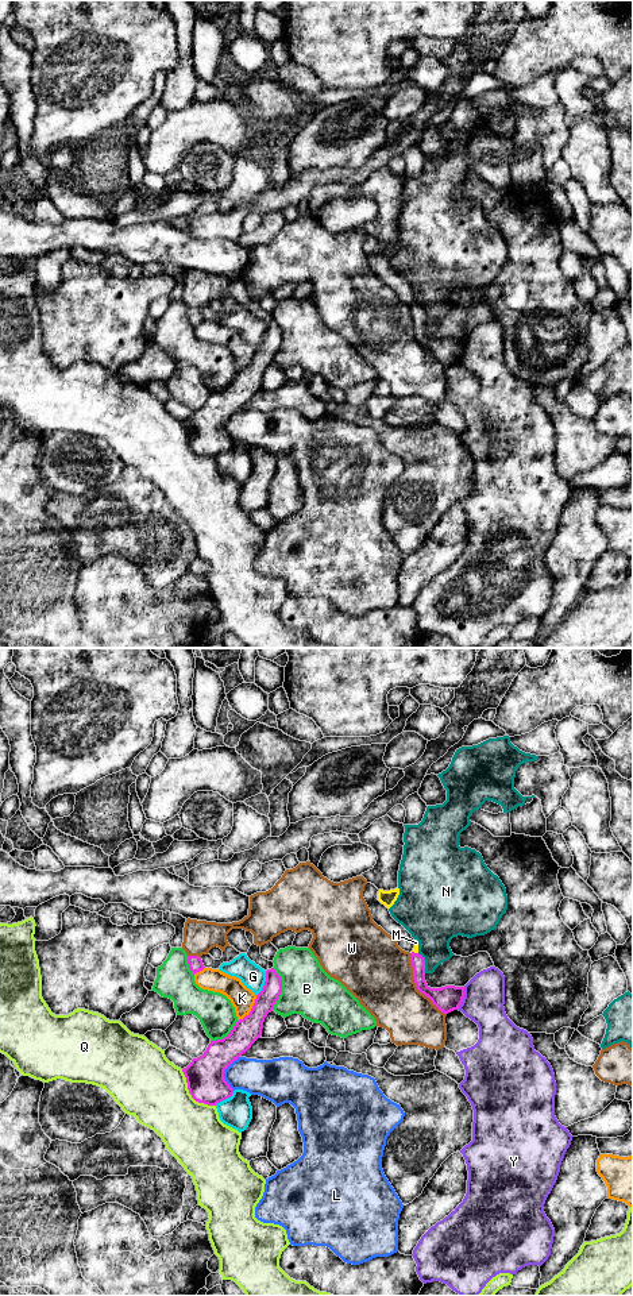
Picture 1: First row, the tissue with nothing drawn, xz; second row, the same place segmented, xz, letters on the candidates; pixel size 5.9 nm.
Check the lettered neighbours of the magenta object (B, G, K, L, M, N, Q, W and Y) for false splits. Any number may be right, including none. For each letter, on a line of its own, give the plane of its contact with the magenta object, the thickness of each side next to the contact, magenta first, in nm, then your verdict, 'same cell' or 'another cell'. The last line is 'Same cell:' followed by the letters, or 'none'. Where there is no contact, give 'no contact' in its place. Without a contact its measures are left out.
B: xz | 120/300 nm | another cell
G: xz | 120/150 nm | another cell
K: xz | 160/140 nm | another cell
L: xz | 220/220 nm | another cell
M: xz | 80/30 nm | another cell
N: xz | 150/300 nm | another cell
Q: xz | 220/400 nm | another cell
W: xz | 150/400 nm | another cell
Y: xz | 150/240 nm | another cell
Same cell: none

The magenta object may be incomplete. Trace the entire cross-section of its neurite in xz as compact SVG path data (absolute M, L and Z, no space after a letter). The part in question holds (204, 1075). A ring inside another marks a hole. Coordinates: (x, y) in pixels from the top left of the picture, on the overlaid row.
M274 968L266 971L266 981L262 991L256 995L255 1003L248 1015L239 1019L231 1033L223 1040L211 1041L202 1056L193 1058L192 1062L182 1069L188 1089L192 1098L208 1106L216 1106L217 1103L232 1096L233 1089L224 1079L224 1071L246 1053L251 1045L260 1038L263 1022L269 1012L273 1011L275 1002L282 991L282 979Z

